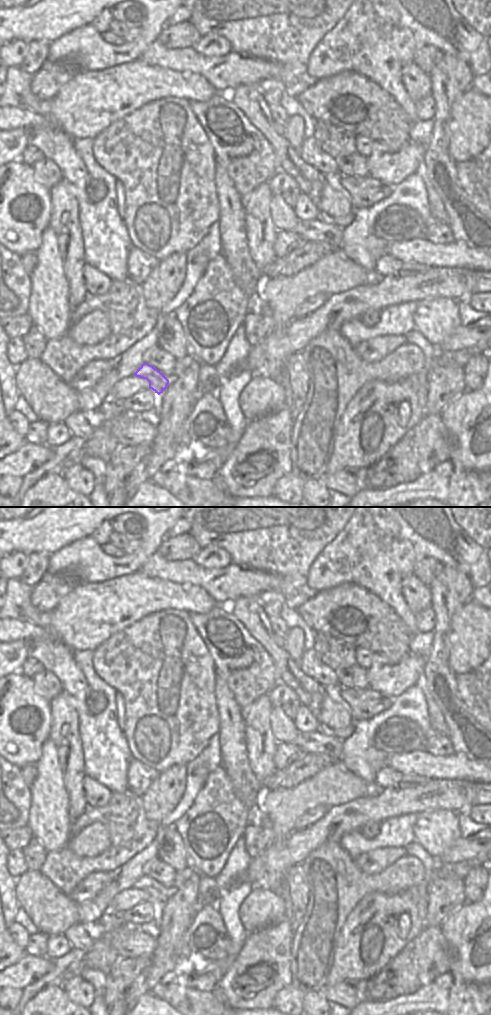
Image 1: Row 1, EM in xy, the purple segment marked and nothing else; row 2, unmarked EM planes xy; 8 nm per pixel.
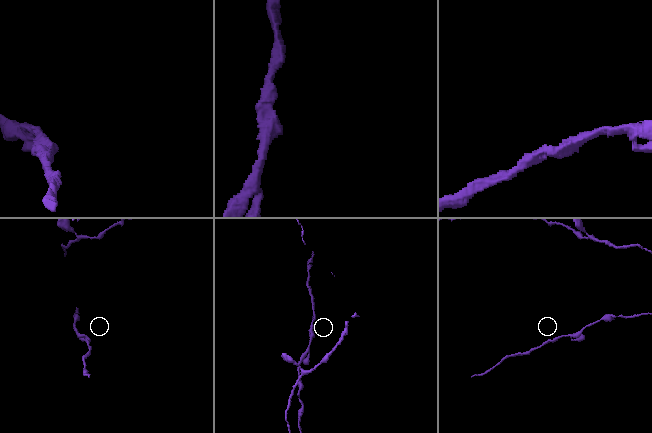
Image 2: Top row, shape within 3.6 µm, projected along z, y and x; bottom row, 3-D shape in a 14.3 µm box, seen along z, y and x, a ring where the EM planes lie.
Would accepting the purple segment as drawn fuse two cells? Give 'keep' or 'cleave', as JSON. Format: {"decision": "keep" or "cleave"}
{"decision": "keep"}

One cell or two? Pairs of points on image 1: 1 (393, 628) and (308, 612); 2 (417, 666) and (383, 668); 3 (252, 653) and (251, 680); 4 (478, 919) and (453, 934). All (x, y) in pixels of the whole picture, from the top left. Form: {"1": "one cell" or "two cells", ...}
{"1": "one cell", "2": "one cell", "3": "one cell", "4": "one cell"}

